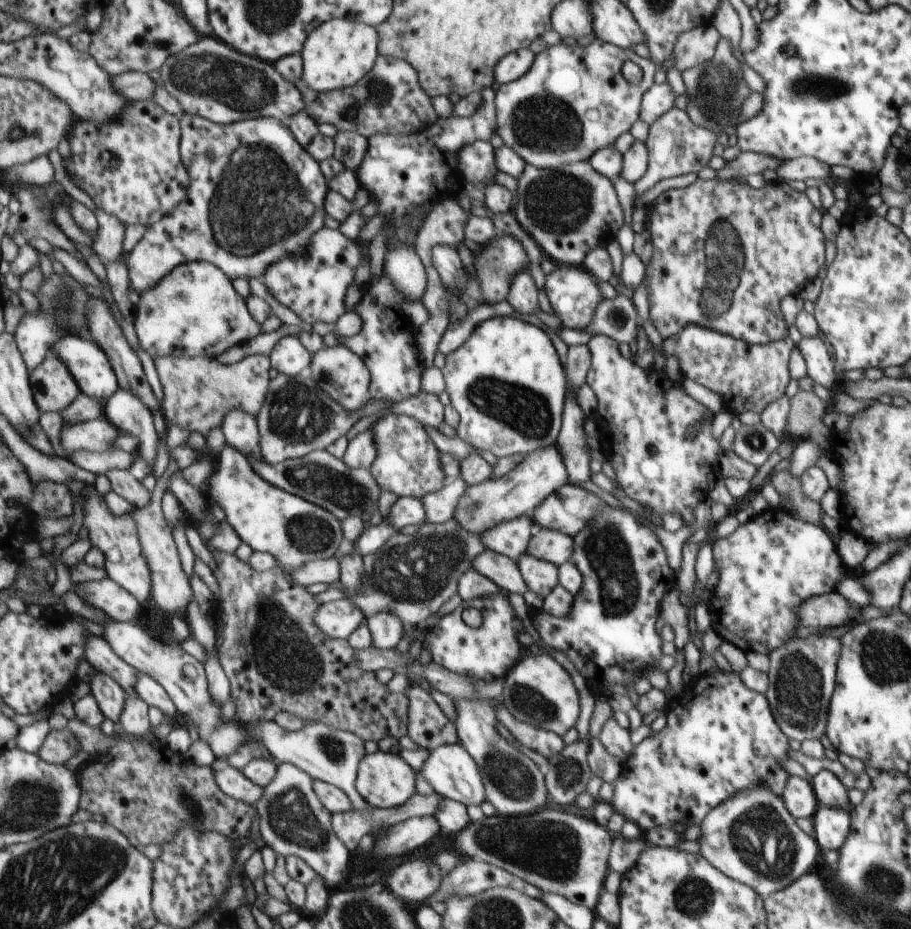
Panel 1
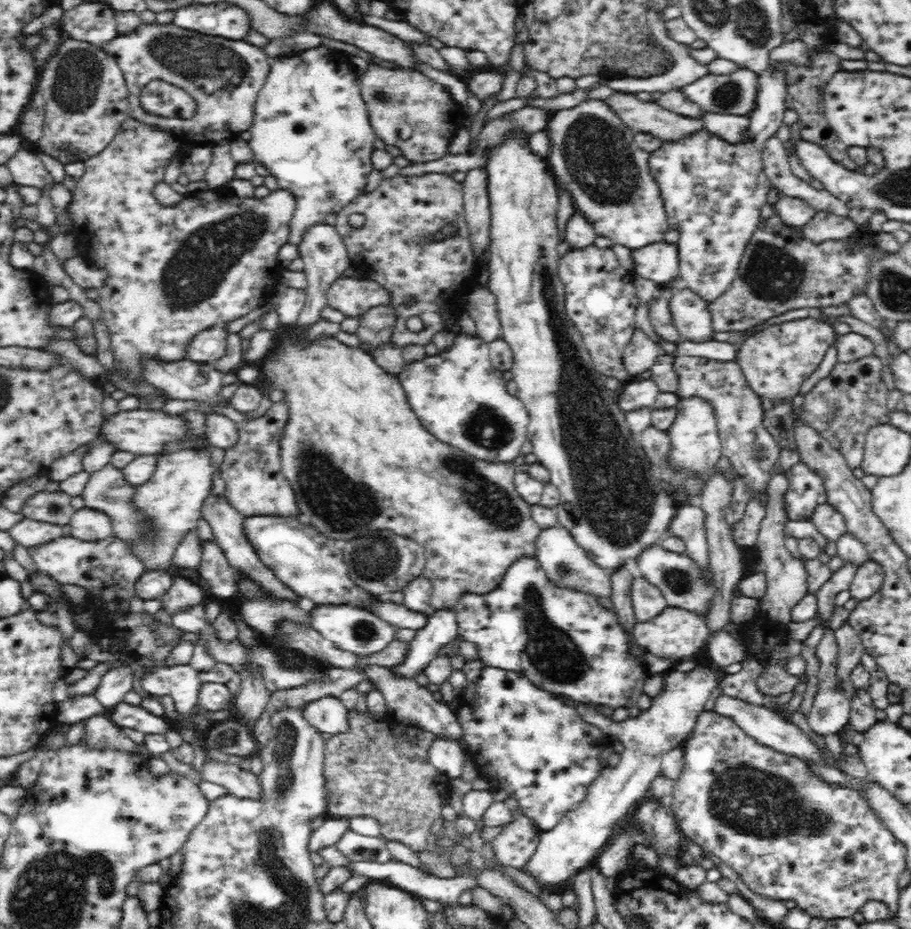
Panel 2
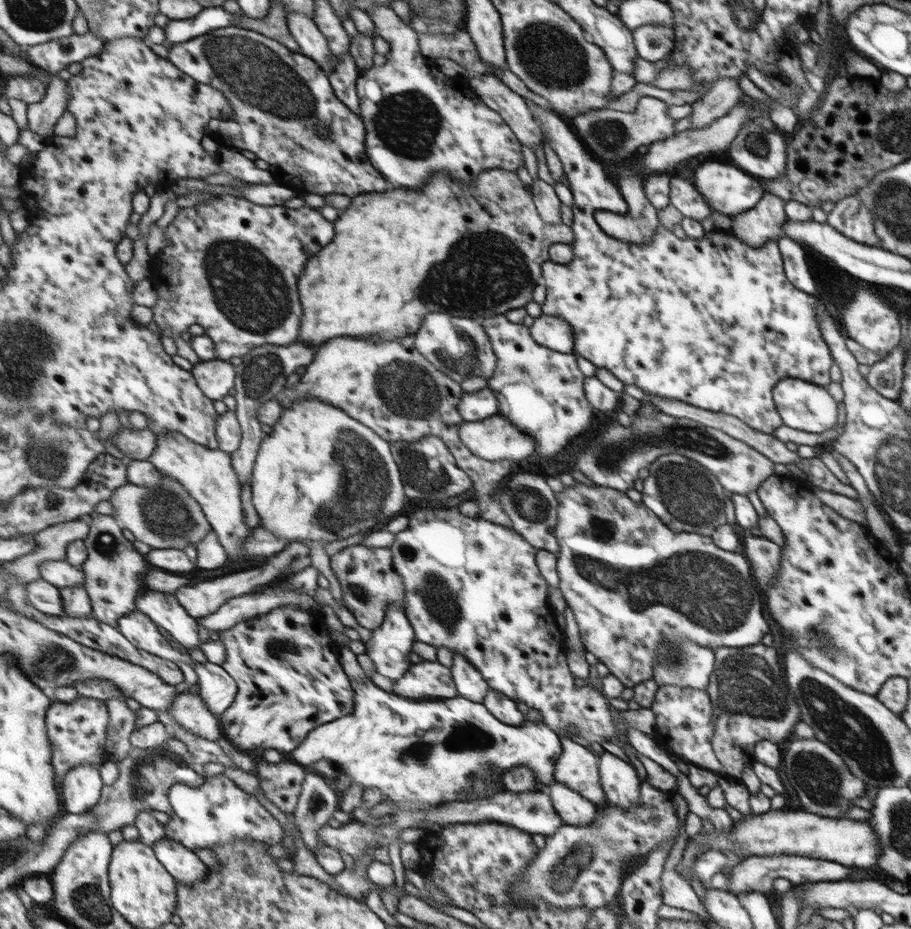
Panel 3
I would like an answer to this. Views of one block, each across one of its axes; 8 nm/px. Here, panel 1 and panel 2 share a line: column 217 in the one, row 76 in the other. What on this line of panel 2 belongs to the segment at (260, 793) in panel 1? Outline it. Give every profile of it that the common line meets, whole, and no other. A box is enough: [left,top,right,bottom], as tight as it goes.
[647,70,786,302]

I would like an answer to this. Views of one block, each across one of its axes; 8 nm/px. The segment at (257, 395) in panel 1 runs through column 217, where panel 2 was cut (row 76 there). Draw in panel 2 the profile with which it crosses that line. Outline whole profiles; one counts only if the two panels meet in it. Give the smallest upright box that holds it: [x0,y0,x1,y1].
[357,63,467,162]

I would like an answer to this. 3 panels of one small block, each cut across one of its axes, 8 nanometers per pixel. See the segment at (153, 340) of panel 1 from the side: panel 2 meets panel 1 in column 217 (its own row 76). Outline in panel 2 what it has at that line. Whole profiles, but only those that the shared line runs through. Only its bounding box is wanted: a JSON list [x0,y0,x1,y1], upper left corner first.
[249,38,377,247]

